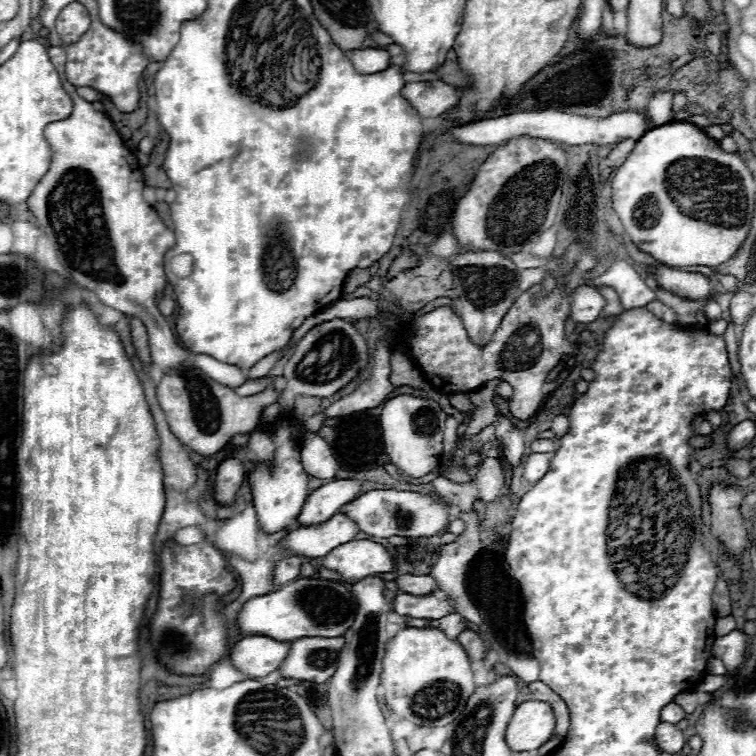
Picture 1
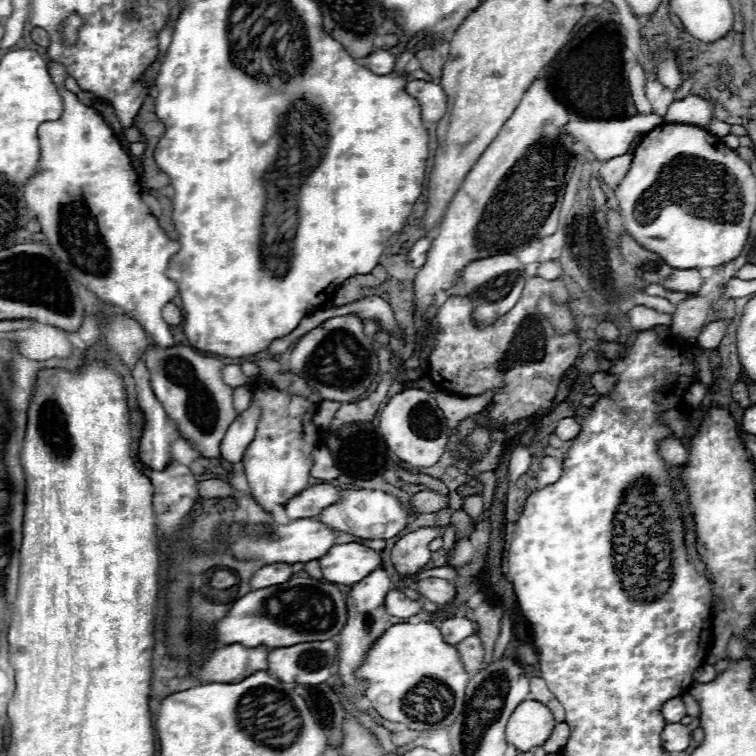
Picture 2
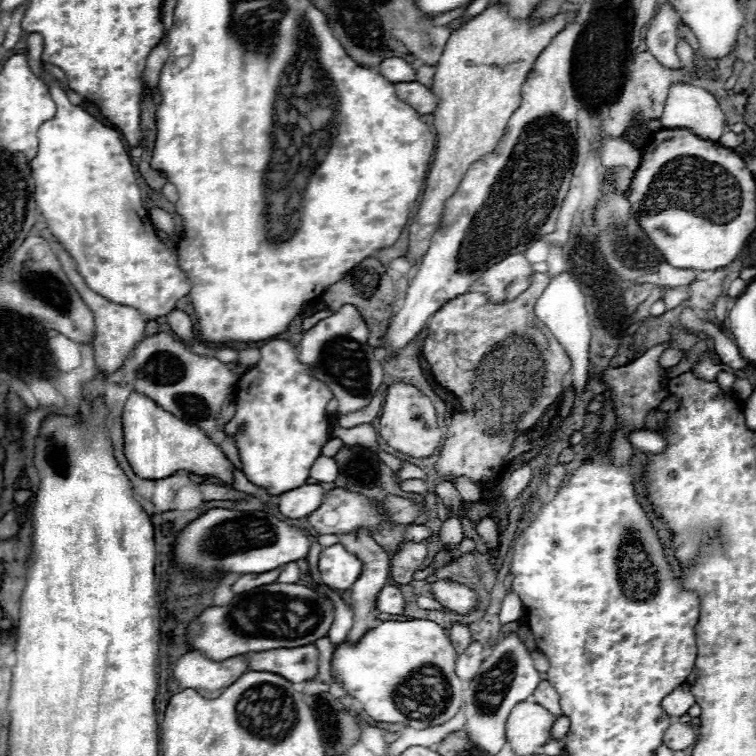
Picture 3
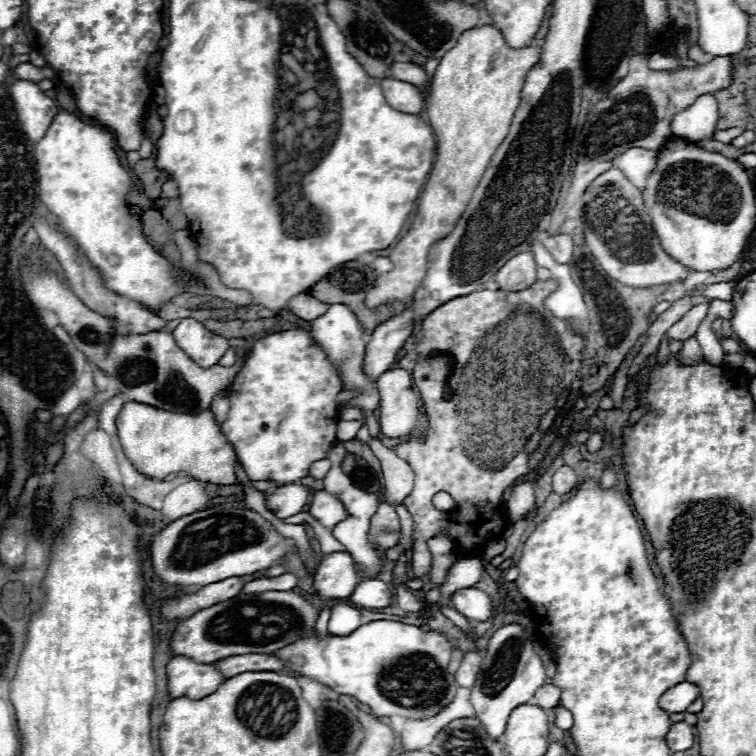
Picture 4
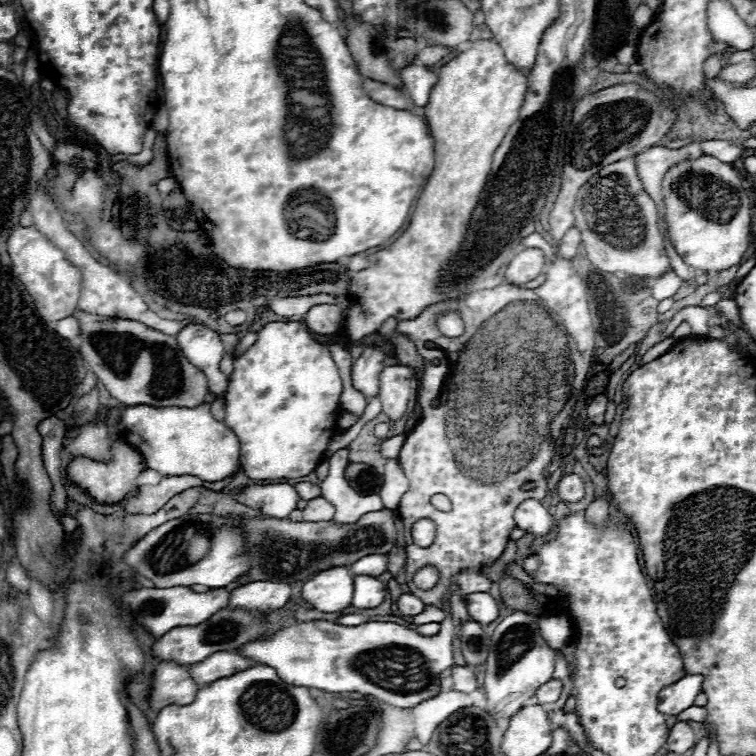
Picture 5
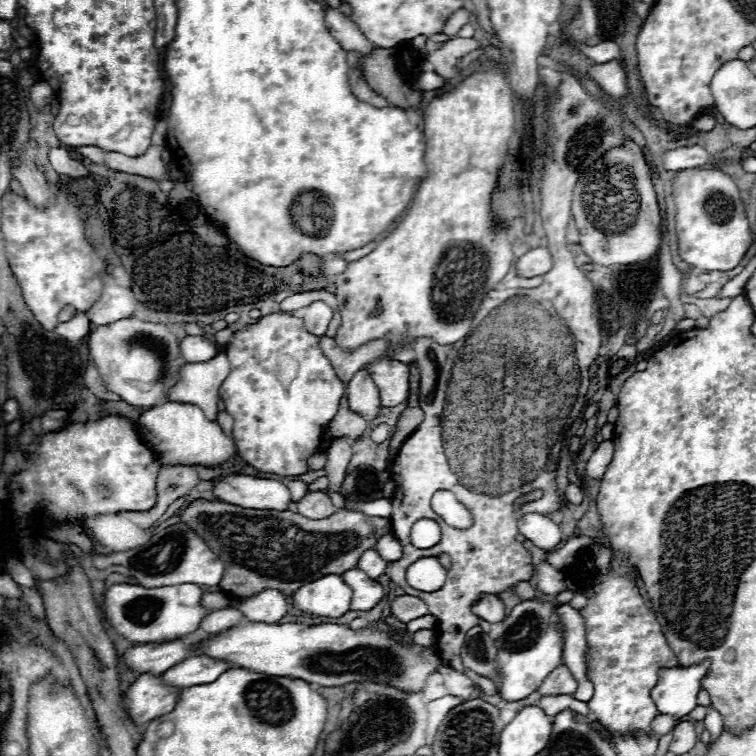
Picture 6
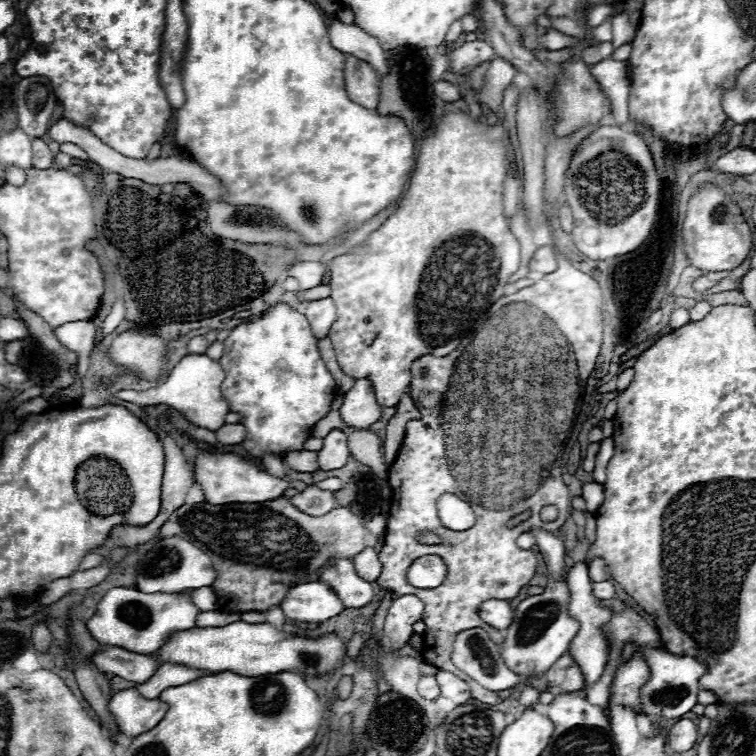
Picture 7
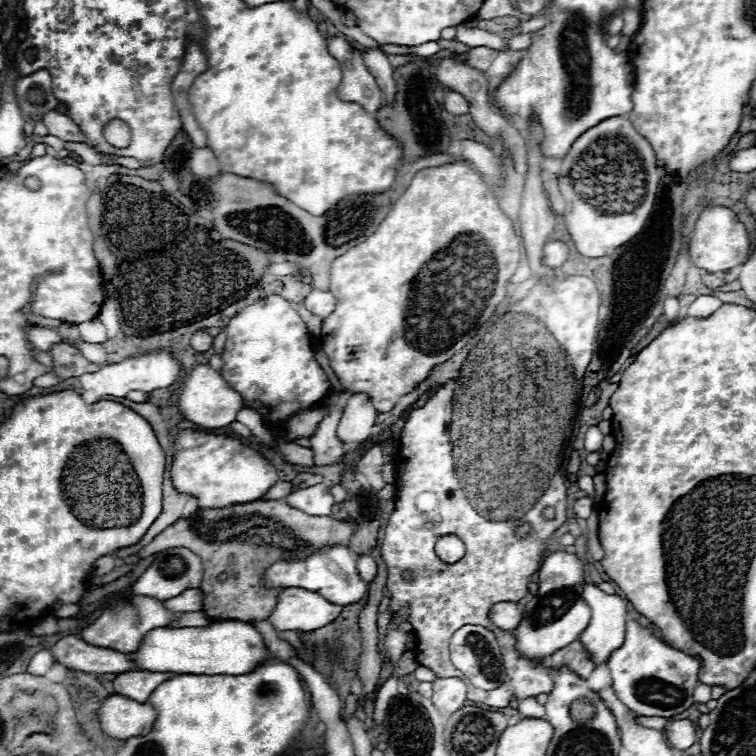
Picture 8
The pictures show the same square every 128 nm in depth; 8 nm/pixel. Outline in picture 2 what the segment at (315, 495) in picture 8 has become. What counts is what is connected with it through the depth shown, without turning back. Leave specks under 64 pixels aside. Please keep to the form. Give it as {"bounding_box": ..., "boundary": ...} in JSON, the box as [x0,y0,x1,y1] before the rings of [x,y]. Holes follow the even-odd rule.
{"bounding_box":[318,490,412,538],"boundary":[[[340,490],[340,500],[334,506],[322,510],[318,520],[338,532],[346,532],[358,538],[392,538],[404,530],[408,518],[412,516],[410,508],[398,498],[388,496],[382,490]]]}

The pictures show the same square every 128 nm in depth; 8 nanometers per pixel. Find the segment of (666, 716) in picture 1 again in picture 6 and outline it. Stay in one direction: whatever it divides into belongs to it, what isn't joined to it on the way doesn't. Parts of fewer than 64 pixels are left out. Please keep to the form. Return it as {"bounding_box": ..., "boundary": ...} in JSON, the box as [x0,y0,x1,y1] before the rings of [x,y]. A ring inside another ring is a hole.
{"bounding_box":[650,662,708,718],"boundary":[[[708,662],[698,666],[674,666],[658,672],[658,684],[650,696],[660,714],[682,718],[696,708],[696,696],[700,692],[700,680],[708,672]]]}

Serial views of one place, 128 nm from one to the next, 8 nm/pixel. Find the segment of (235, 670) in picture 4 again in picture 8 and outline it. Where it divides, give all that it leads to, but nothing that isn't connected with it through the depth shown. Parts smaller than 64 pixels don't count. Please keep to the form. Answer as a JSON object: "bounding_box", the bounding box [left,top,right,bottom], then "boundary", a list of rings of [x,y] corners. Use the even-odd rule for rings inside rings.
{"bounding_box":[114,670,174,702],"boundary":[[[142,670],[122,672],[114,678],[114,694],[122,694],[136,702],[146,702],[154,688],[172,676],[174,676],[172,672],[142,672]]]}

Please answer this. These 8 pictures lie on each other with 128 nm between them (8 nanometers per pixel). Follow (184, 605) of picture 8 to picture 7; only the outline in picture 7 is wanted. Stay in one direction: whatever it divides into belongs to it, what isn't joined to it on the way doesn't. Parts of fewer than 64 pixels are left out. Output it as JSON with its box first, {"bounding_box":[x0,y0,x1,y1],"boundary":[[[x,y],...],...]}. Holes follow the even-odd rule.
{"bounding_box":[190,586,216,612],"boundary":[[[204,586],[202,590],[192,590],[190,600],[200,612],[208,612],[208,610],[216,608],[216,594],[212,592],[210,586]]]}

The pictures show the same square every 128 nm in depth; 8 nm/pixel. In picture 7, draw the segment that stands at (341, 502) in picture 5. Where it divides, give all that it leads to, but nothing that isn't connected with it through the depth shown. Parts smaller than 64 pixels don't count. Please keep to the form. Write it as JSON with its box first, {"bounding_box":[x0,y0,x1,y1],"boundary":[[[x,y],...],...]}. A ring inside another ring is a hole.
{"bounding_box":[318,430,350,470],"boundary":[[[332,430],[324,438],[324,446],[318,452],[320,470],[342,468],[348,462],[348,458],[350,458],[350,450],[348,450],[348,442],[346,442],[346,434],[342,430]]]}

